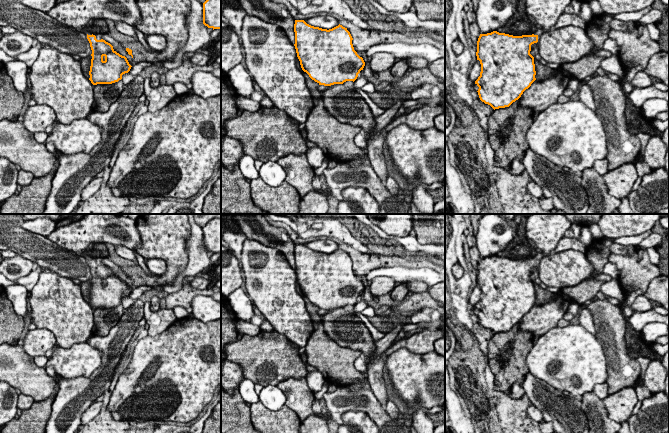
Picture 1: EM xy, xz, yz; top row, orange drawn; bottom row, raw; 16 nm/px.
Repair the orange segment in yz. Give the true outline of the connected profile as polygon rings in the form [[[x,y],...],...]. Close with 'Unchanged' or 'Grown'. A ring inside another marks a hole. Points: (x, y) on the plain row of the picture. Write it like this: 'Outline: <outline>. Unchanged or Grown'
Outline: [[[493,255],[487,258],[480,258],[477,265],[477,284],[481,288],[481,296],[475,308],[479,311],[478,319],[482,326],[490,329],[494,334],[509,331],[518,324],[523,316],[528,313],[536,304],[534,281],[530,278],[531,269],[538,266],[538,259],[513,260]]]. Unchanged

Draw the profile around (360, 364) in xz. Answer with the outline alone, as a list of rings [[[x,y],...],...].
[[[360,356],[355,360],[354,366],[356,370],[359,371],[360,373],[367,372],[366,362],[363,356]]]

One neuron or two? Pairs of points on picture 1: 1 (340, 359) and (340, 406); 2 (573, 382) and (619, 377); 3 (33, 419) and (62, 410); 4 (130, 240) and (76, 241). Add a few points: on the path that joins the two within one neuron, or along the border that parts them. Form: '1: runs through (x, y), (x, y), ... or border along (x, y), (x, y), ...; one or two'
1: border along (344, 387), (338, 389); two
2: border along (604, 355), (607, 371), (606, 381); two
3: border along (57, 392), (52, 404), (51, 415), (46, 422); two
4: runs through (118, 234), (90, 234); one

